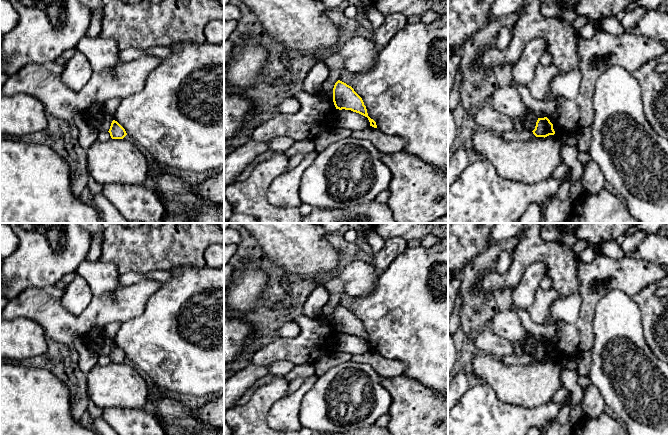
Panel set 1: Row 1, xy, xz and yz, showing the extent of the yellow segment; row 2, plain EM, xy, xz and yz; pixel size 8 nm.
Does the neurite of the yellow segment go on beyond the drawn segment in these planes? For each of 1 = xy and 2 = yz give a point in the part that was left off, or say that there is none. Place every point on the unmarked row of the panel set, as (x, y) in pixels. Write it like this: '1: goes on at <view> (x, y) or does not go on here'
1: does not go on here
2: does not go on here

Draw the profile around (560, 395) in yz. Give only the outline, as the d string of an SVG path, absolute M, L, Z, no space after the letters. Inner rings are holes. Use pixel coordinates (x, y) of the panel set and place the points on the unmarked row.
M563 387L554 394L551 401L555 403L562 403L565 400L567 394L568 391Z

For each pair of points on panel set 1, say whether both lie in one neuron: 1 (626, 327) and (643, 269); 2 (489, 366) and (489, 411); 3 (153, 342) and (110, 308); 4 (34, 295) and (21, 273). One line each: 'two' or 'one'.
1: two
2: two
3: two
4: two

